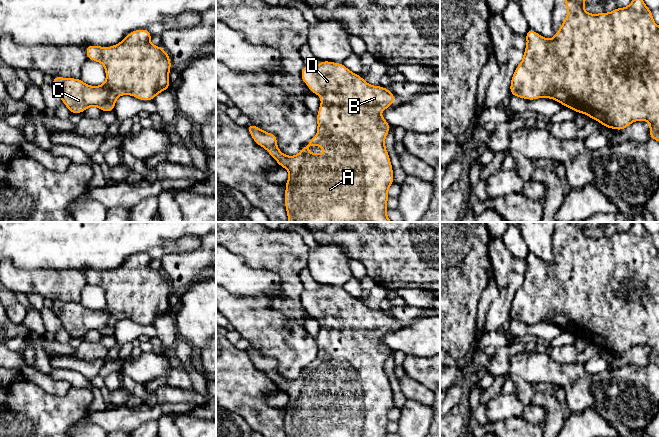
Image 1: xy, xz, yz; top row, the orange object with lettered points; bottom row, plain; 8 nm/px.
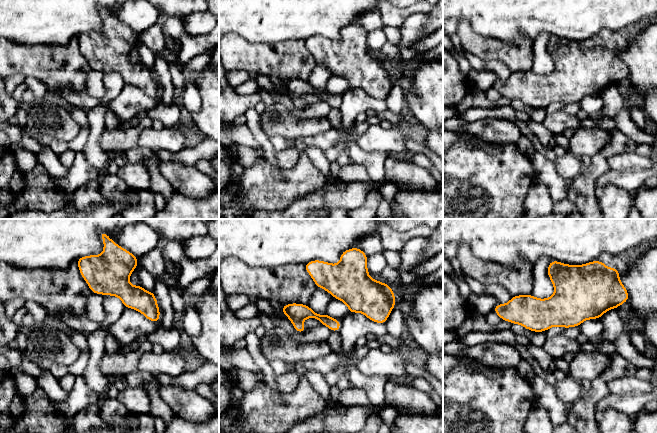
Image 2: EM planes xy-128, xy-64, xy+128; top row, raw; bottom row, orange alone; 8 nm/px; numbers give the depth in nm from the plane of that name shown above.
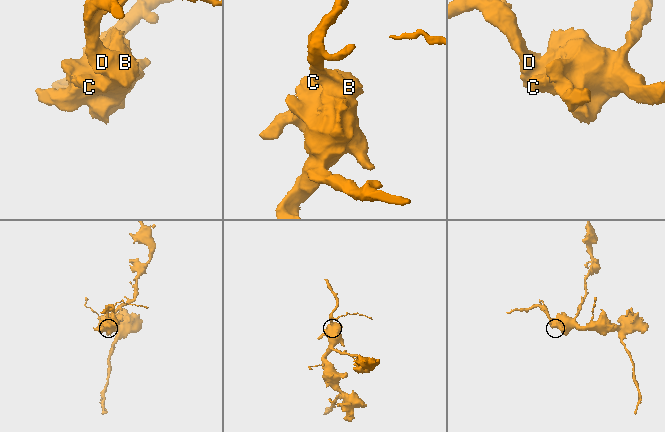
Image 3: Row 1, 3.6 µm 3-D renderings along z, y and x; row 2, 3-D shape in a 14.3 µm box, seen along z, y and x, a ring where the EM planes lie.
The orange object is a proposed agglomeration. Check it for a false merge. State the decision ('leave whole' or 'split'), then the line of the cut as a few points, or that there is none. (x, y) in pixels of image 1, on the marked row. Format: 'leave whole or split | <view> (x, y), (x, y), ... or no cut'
leave whole | no cut

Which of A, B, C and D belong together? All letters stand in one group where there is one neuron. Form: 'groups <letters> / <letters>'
groups A B C D

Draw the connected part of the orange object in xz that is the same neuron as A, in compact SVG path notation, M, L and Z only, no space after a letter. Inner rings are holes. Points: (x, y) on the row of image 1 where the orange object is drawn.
M321 61L313 67L303 66L301 69L301 78L310 91L316 95L321 96L321 105L317 113L318 128L316 136L311 138L300 150L296 156L287 156L283 154L277 147L277 136L273 133L263 131L261 128L249 123L246 128L248 129L253 140L259 146L265 148L268 153L276 160L279 166L284 167L289 172L289 178L285 183L285 208L287 211L288 222L392 222L387 216L386 212L389 211L387 207L387 200L389 198L388 188L394 183L393 168L389 158L389 154L385 148L385 138L390 131L391 125L386 122L383 115L379 113L380 110L388 109L398 96L394 96L387 88L382 86L372 86L368 84L360 75L354 74L343 63L334 63L331 61ZM319 145L327 152L324 154L313 154L307 152L309 146Z

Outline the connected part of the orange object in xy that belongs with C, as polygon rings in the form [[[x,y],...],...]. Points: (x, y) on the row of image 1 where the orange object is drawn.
[[[138,29],[130,32],[119,44],[108,48],[87,45],[87,58],[104,65],[106,81],[100,86],[93,87],[85,84],[80,78],[55,76],[51,85],[71,114],[83,113],[91,106],[96,106],[104,112],[112,112],[116,99],[121,95],[127,94],[143,101],[153,101],[157,94],[170,88],[171,60],[161,46],[154,46],[149,42],[152,36],[147,29]]]

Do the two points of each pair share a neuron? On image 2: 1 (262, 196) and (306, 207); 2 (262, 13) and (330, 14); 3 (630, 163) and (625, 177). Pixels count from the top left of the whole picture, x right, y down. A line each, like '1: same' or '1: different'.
1: different
2: same
3: different

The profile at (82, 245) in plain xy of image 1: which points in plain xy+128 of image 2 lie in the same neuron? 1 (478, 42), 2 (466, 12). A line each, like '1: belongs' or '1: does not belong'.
1: does not belong
2: belongs

